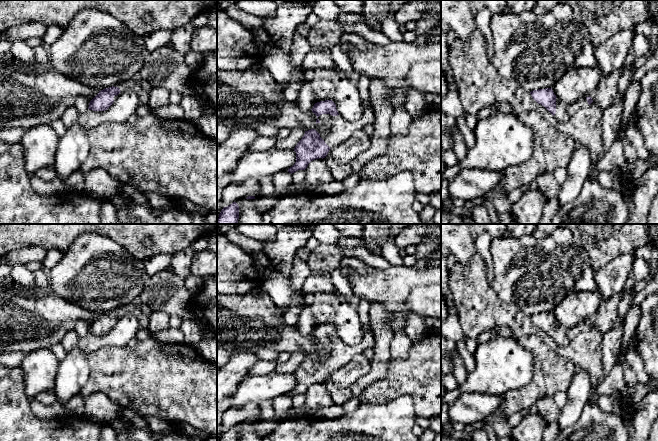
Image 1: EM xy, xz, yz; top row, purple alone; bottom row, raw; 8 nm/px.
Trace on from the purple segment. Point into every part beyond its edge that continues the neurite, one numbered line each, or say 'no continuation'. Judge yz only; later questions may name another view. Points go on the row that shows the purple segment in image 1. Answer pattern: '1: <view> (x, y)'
1: yz (564, 112)

